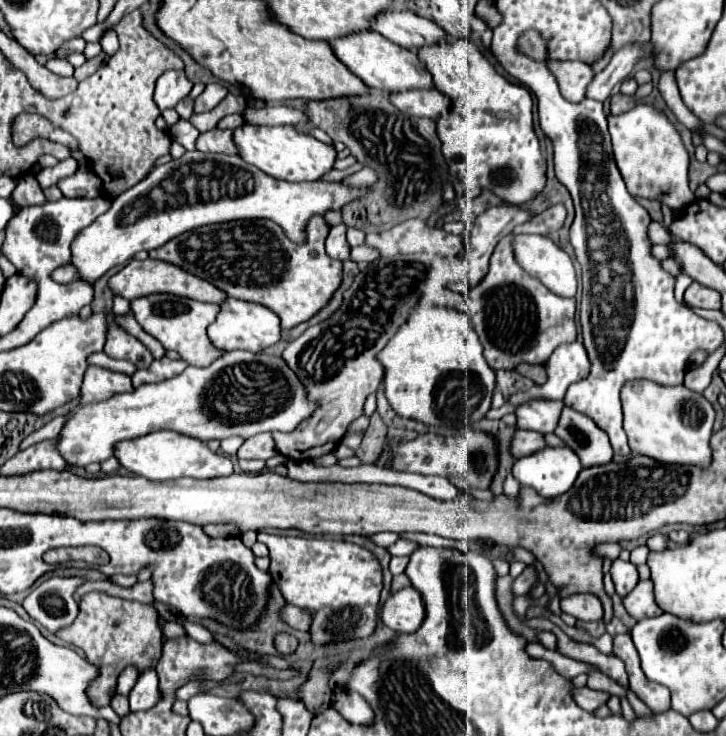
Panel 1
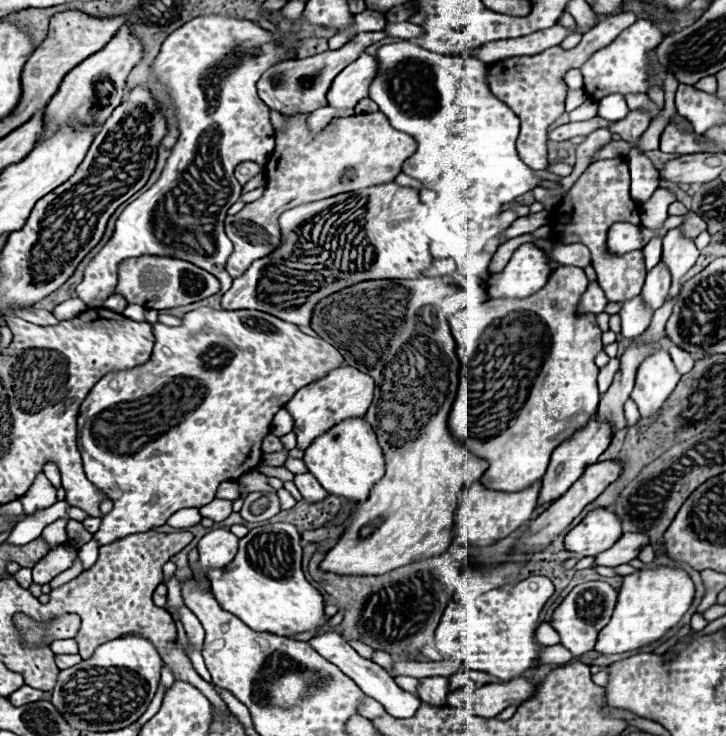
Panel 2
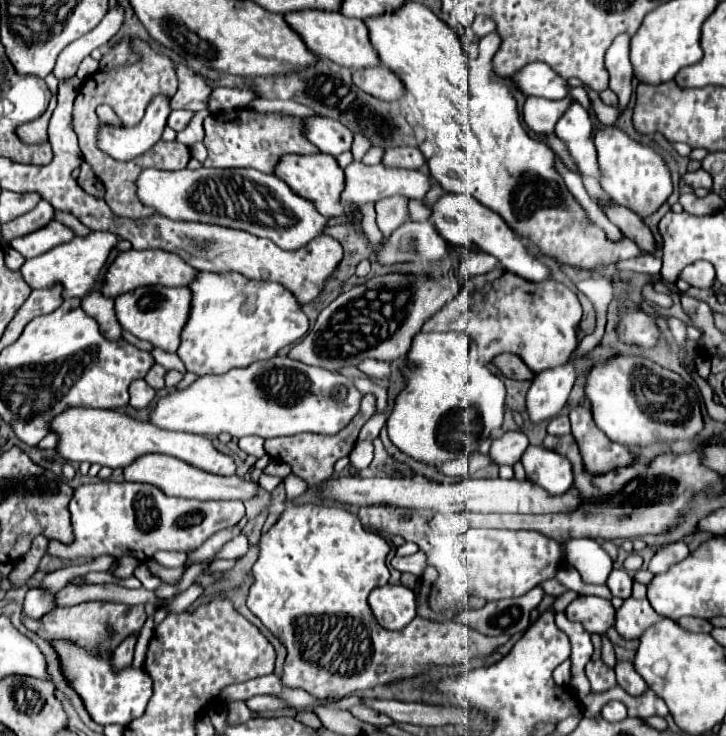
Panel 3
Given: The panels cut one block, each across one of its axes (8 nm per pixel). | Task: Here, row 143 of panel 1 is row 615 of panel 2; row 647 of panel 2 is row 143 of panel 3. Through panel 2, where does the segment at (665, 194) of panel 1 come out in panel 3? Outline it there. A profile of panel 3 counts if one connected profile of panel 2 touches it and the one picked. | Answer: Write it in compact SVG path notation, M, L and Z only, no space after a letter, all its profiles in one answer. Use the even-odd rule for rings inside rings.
M596 120L594 142L598 150L598 164L602 170L600 186L614 198L616 204L646 218L652 212L656 212L660 204L664 204L666 198L672 194L670 168L666 166L664 158L656 150L644 146L638 140L632 140L622 128L602 124L600 120Z

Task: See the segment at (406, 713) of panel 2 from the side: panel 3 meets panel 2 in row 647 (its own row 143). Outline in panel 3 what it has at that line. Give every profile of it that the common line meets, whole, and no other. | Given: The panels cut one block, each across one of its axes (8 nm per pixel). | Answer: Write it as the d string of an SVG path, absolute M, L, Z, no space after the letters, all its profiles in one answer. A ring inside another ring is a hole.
M306 116L302 118L302 134L320 150L332 156L338 156L344 150L350 150L352 134L338 120L326 116Z

